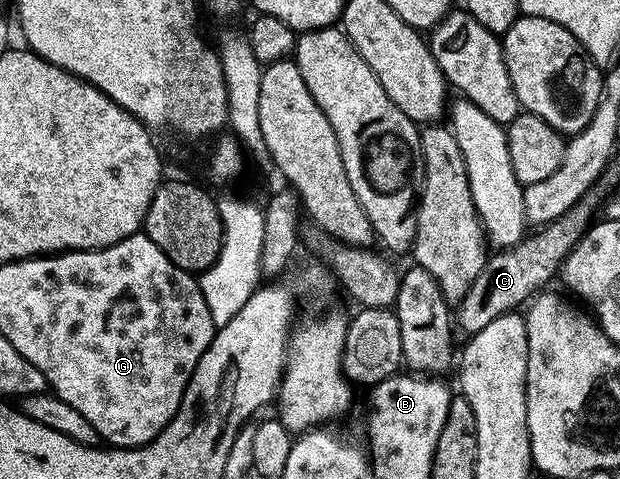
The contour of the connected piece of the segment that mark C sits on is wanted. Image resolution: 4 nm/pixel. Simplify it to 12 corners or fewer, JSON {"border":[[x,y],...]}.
{"border":[[577,204],[489,255],[454,312],[465,337],[519,309],[590,227]]}

